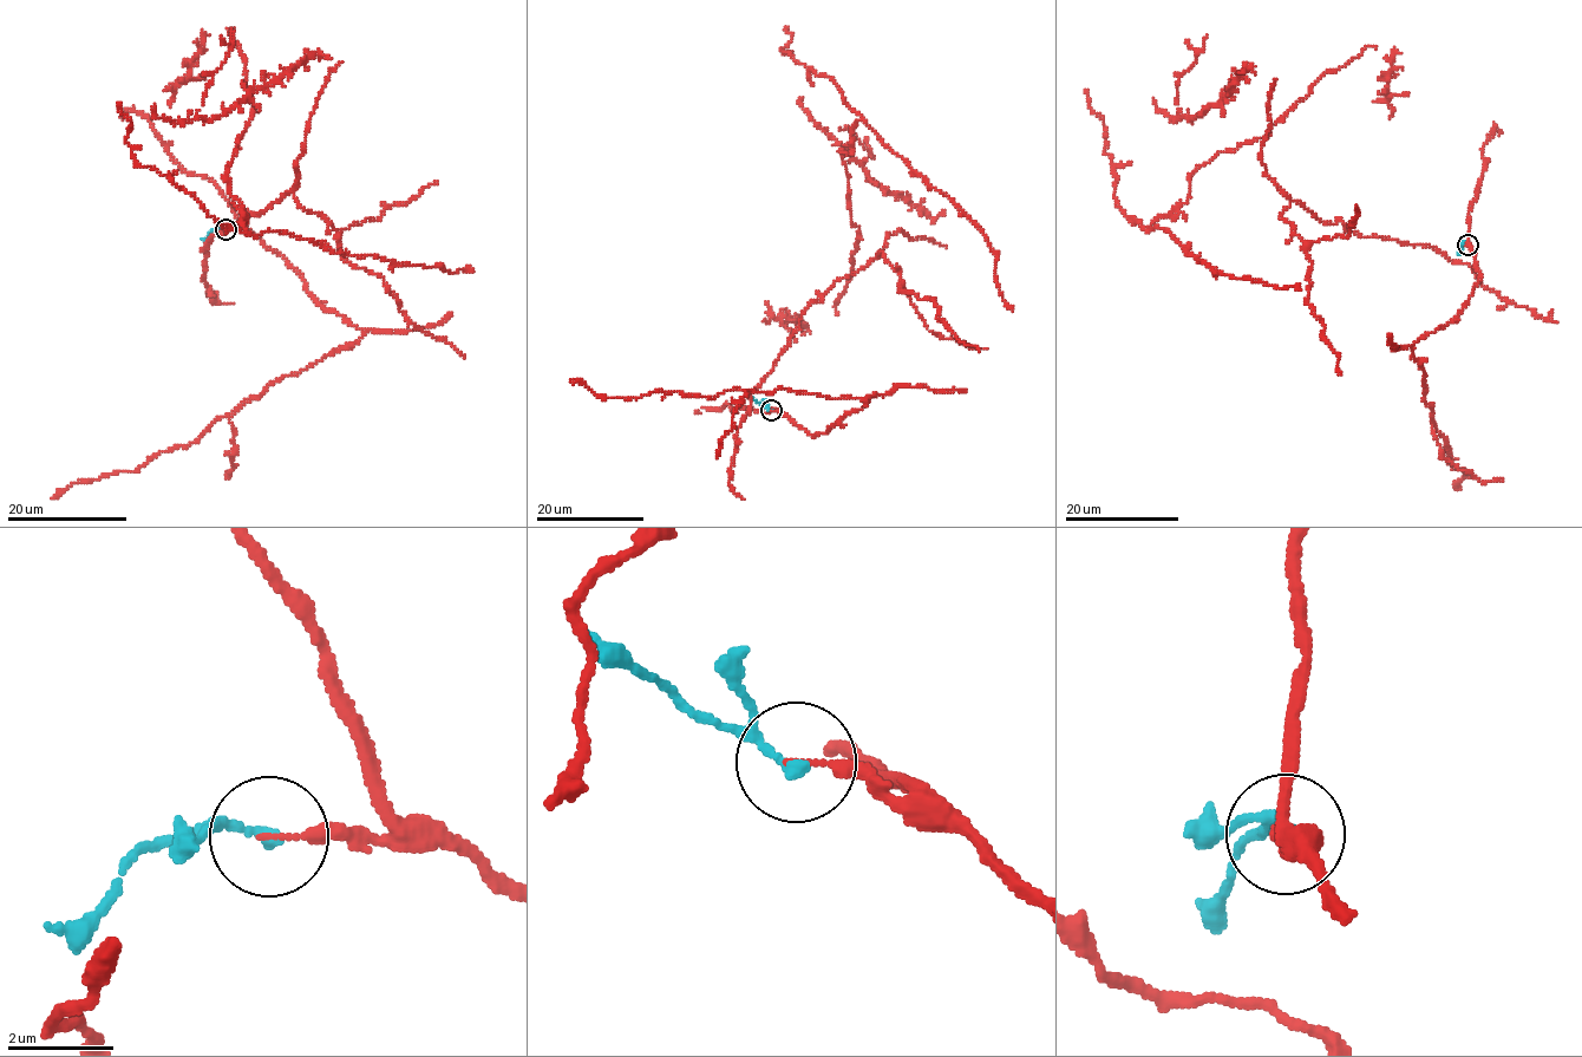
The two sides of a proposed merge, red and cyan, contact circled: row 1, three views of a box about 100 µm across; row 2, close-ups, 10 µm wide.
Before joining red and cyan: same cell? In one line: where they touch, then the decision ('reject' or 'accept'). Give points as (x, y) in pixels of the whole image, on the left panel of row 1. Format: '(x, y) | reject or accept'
(226, 229) | accept

